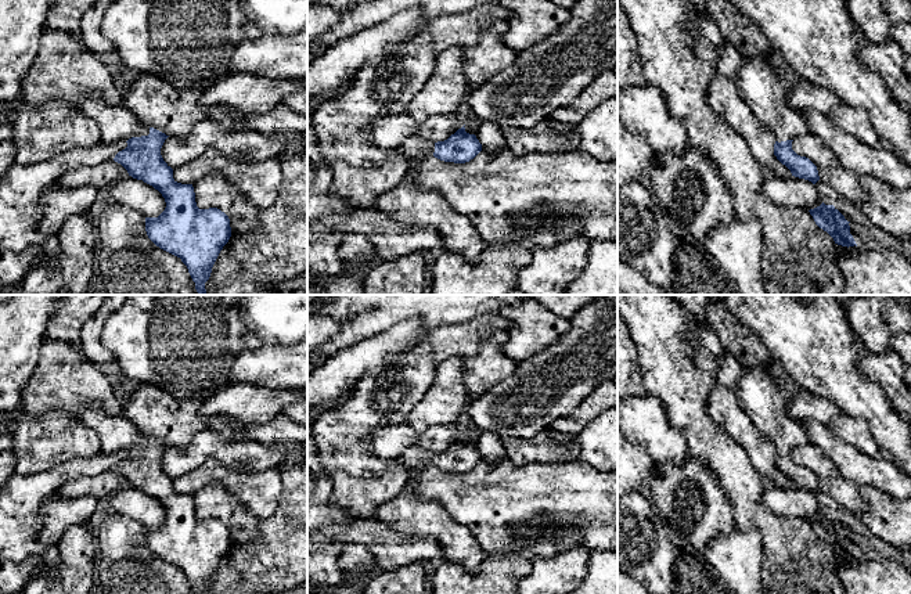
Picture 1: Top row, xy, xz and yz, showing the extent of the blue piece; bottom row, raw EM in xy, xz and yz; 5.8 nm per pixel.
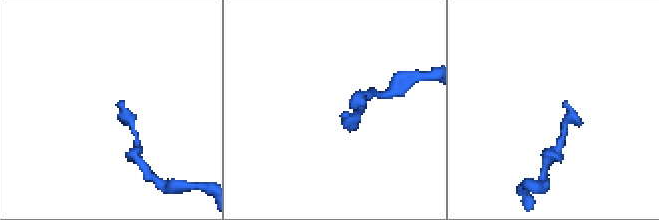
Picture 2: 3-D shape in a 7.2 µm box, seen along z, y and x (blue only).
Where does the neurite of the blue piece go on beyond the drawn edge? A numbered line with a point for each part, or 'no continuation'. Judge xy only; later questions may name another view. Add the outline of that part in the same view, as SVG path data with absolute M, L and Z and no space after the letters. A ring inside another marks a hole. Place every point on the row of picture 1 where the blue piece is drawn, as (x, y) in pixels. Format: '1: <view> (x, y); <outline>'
1: xy (116, 123); M89 94L82 98L79 109L98 123L101 144L112 145L132 137L150 134L150 127L141 125L123 102L109 105L102 97Z

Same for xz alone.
1: xz (417, 147); M410 136L402 144L402 151L411 158L422 159L435 152L435 143L421 136Z

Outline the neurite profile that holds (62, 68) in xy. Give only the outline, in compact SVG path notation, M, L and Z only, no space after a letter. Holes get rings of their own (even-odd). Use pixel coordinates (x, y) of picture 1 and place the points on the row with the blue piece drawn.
M44 28L33 65L21 83L19 97L30 105L64 100L79 109L82 98L89 94L118 105L123 91L116 87L101 58L87 50L82 37Z

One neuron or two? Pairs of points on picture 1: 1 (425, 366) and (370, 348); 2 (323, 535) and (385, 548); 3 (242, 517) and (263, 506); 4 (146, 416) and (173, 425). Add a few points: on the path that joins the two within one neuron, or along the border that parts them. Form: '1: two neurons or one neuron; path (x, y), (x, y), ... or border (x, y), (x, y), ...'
1: two neurons; border (420, 345), (429, 348), (429, 356), (436, 363)
2: one neuron; path (338, 535), (370, 535)
3: two neurons; border (229, 489), (259, 521)
4: one neuron; path (152, 416), (166, 420)

